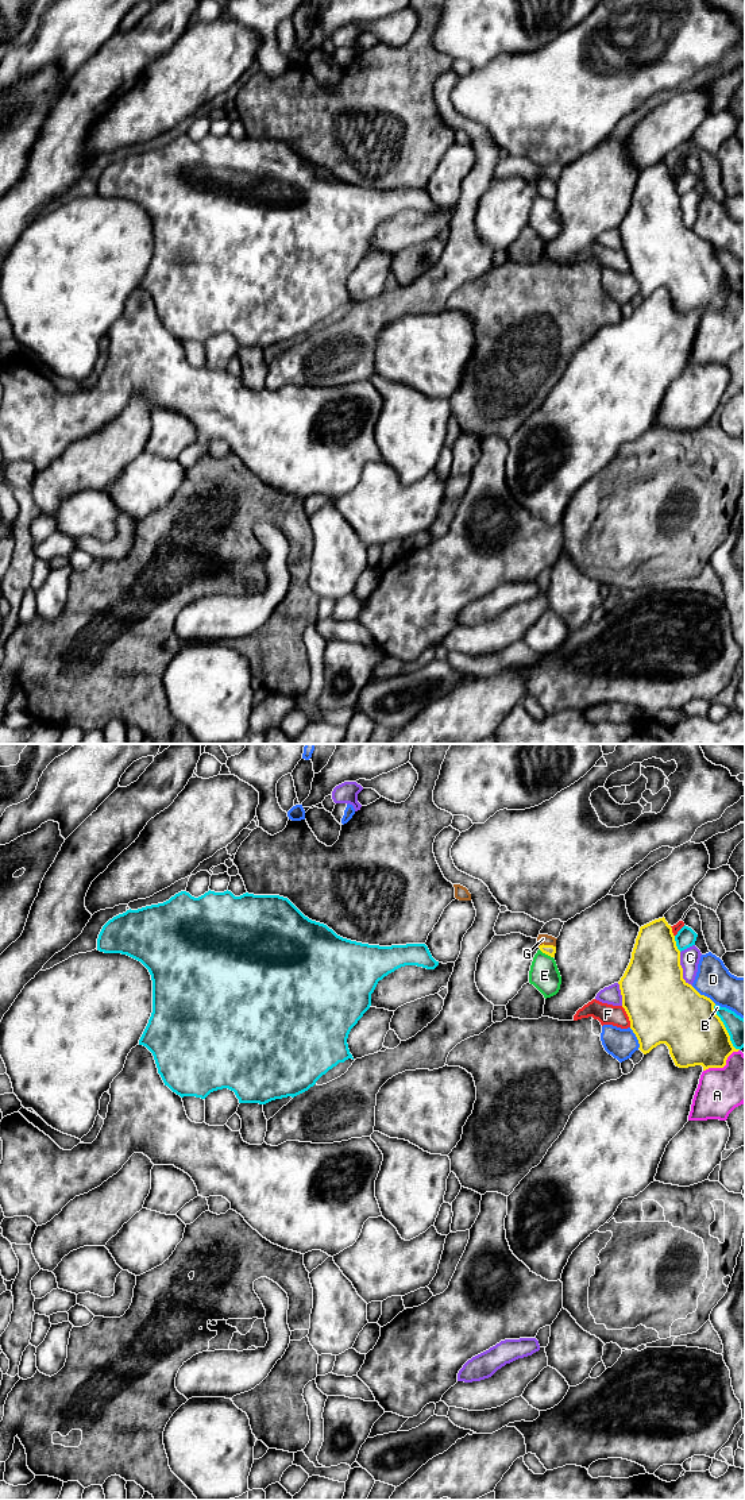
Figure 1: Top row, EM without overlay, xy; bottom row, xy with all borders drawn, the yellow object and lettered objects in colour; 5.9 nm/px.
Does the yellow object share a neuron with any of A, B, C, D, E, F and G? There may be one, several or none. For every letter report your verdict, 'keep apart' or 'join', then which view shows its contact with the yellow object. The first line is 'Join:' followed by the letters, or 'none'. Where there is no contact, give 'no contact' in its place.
Join: G
A: keep apart | xy
B: keep apart | xy
C: keep apart | xy
D: keep apart | xy
E: keep apart | xy
F: keep apart | xy
G: join | xy

